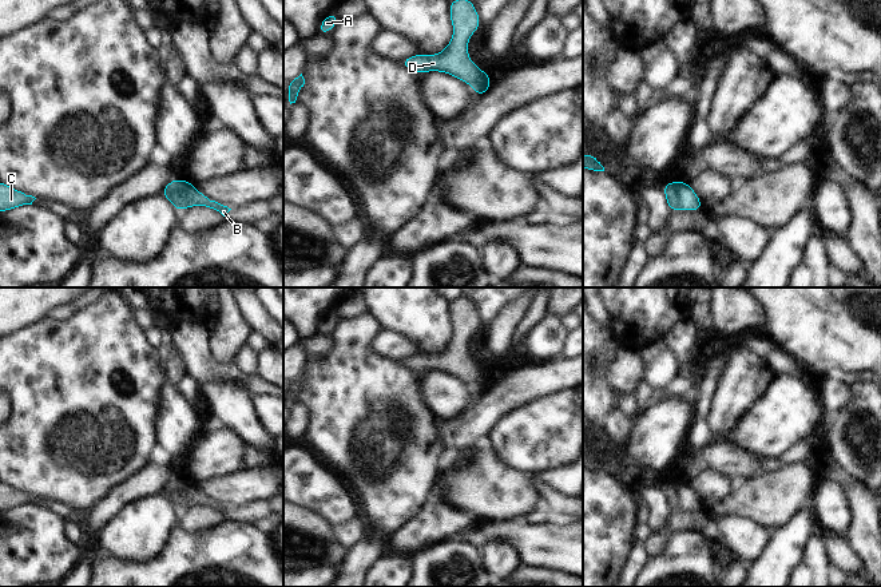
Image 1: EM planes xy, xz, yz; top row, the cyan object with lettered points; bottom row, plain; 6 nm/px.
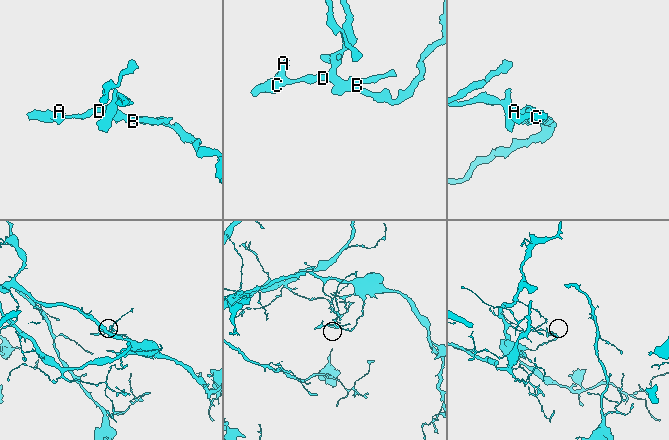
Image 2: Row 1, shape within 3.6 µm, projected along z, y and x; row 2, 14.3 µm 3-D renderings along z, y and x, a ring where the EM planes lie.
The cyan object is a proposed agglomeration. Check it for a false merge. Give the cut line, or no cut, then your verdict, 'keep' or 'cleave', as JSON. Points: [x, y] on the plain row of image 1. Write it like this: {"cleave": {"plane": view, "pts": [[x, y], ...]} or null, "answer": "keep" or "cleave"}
{"cleave": {"plane": "xy", "pts": [[186, 482], [179, 494], [181, 502], [175, 507]]}, "answer": "cleave"}

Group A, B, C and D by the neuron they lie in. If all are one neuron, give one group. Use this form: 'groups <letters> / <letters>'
groups A C D / B

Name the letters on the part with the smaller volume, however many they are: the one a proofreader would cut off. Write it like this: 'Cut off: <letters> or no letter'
Cut off: A, C, D

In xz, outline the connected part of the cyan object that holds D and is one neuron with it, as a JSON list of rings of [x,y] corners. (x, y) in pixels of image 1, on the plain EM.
[[[467,297],[449,302],[453,336],[445,349],[436,354],[417,353],[402,358],[400,364],[414,373],[429,370],[447,372],[456,378],[477,386],[491,380],[491,376],[473,364],[468,356],[468,341],[481,326],[475,304]]]

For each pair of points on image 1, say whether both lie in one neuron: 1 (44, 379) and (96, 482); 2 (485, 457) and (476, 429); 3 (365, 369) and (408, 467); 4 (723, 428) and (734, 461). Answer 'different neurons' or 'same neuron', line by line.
1: same neuron
2: different neurons
3: same neuron
4: different neurons

